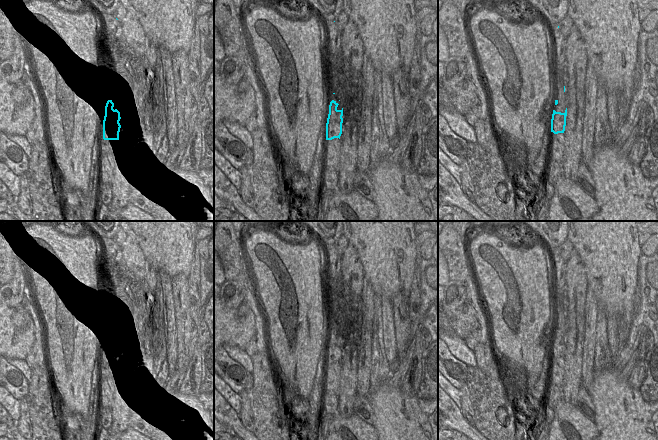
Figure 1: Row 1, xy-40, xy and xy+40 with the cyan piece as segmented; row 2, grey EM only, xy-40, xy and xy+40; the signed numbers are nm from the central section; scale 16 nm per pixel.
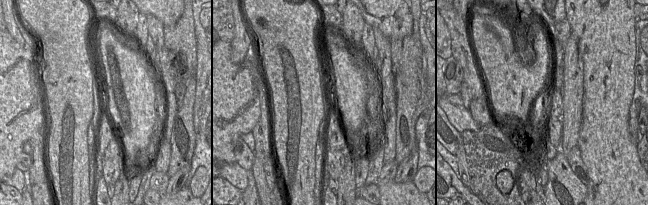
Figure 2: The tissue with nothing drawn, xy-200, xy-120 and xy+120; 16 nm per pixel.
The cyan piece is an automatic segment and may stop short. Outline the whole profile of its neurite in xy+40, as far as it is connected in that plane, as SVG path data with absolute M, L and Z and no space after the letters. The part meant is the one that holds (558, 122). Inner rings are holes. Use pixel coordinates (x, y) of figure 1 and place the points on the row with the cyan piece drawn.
M558 23L551 28L555 47L555 70L556 70L556 98L551 119L551 132L554 134L564 133L567 116L567 94L565 86L560 78L561 71L567 71L566 38L561 33Z

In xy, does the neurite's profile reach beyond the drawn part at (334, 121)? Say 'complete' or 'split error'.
split error

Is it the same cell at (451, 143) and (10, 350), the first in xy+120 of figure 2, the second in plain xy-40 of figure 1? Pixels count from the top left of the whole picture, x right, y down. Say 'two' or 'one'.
two

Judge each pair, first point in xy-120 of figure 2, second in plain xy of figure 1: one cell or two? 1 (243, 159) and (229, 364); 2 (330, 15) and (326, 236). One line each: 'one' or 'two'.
1: one
2: two

